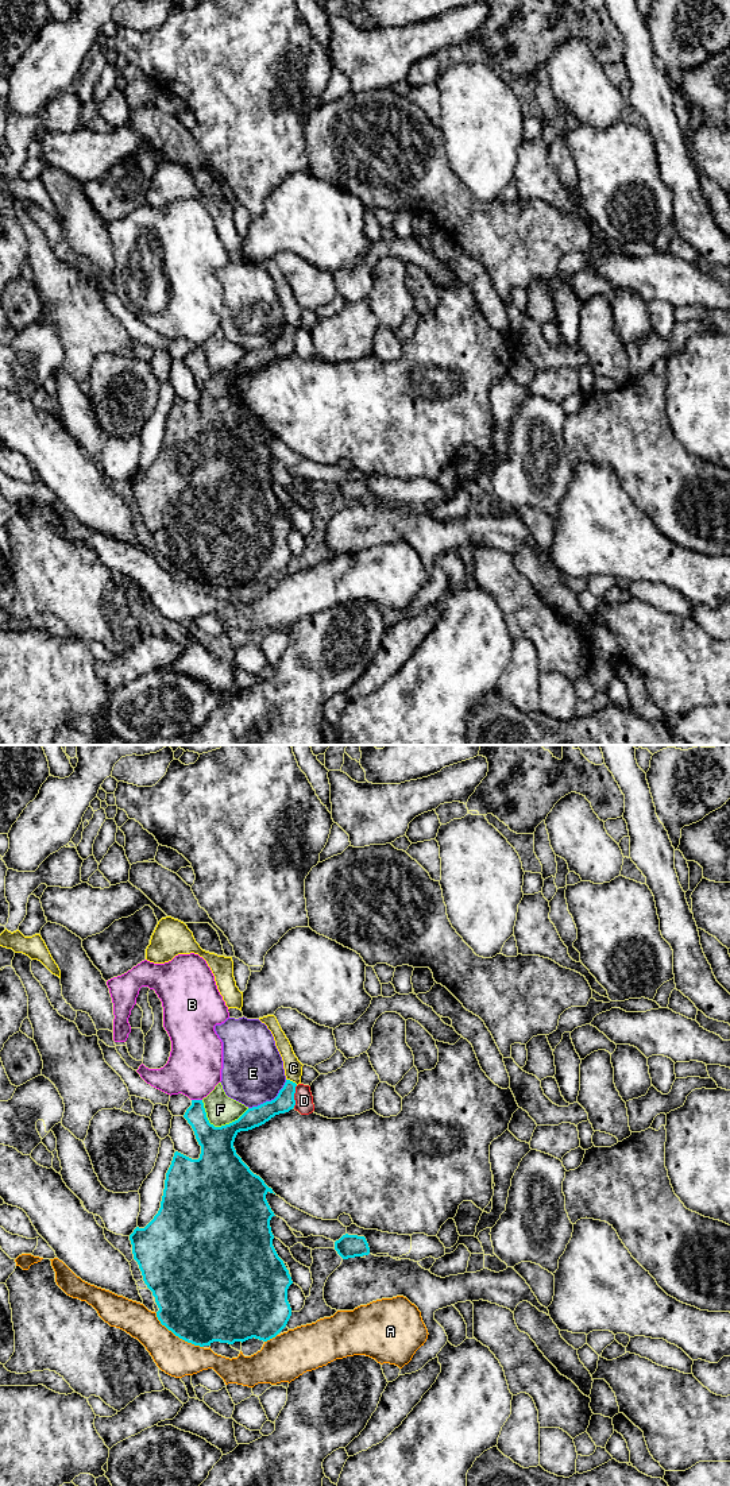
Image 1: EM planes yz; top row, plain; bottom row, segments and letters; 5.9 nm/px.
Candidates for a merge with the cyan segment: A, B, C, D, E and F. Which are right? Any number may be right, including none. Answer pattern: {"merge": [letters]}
{"merge": []}

